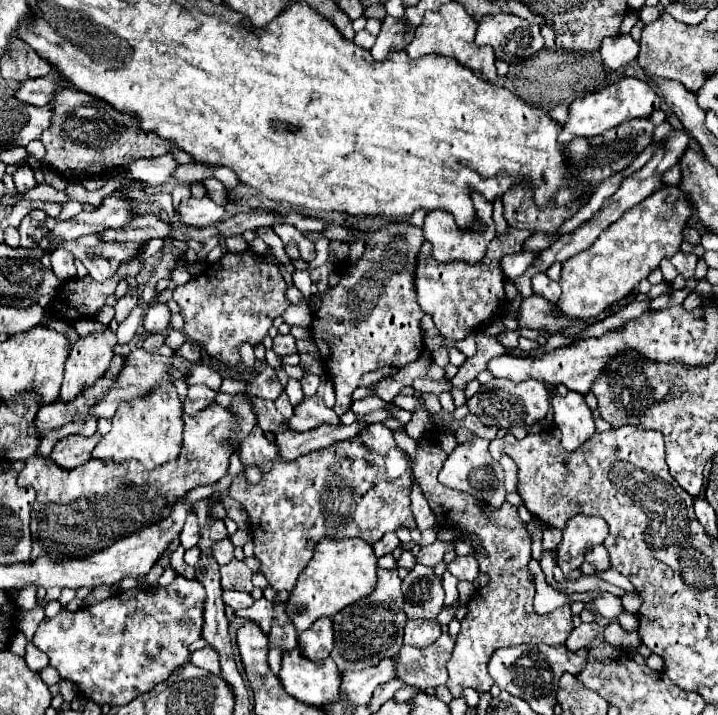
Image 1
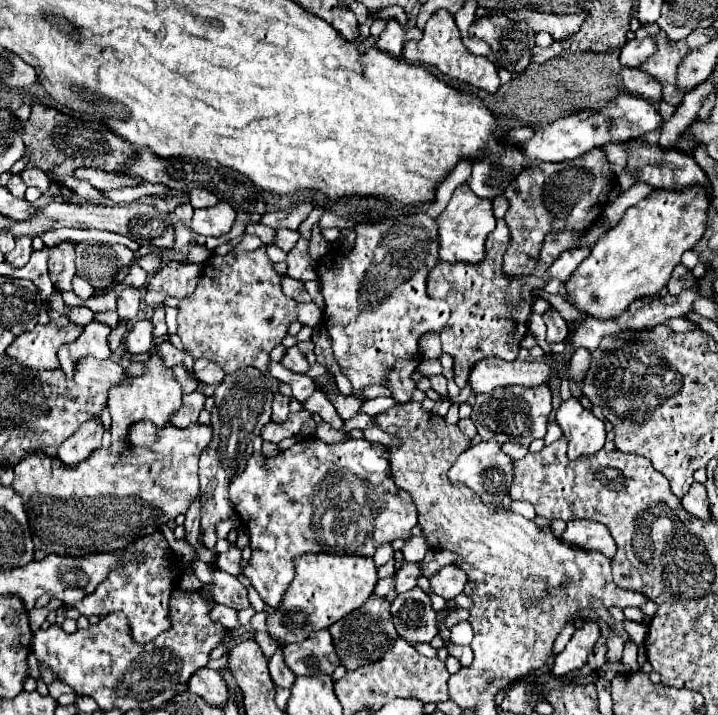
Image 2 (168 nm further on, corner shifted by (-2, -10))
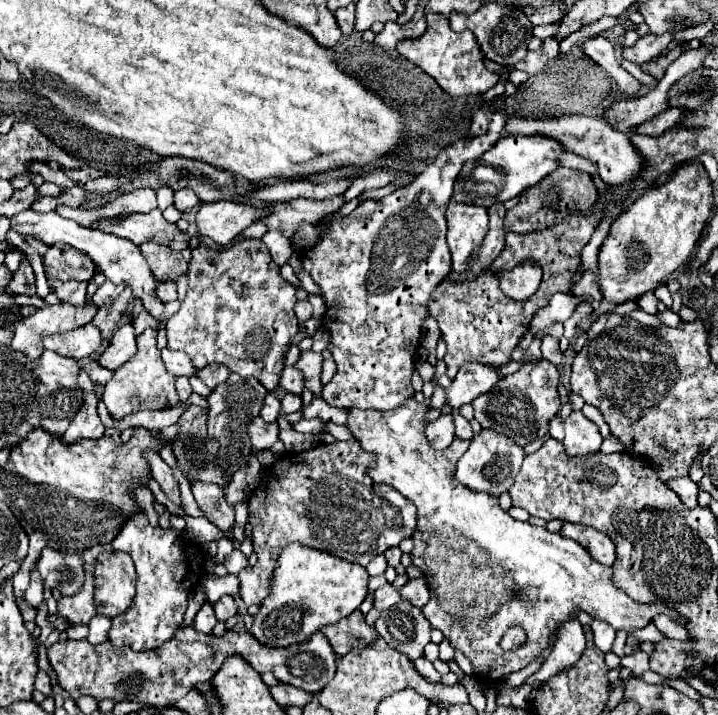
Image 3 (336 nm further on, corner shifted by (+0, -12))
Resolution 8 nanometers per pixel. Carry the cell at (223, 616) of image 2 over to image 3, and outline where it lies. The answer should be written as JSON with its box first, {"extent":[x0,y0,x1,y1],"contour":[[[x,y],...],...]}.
{"extent":[195,604,217,632],"contour":[[[205,604],[199,612],[197,612],[197,616],[195,616],[195,628],[199,628],[199,632],[211,632],[213,630],[213,626],[217,624],[217,618],[215,618],[215,612],[213,612],[213,606],[211,604]]]}

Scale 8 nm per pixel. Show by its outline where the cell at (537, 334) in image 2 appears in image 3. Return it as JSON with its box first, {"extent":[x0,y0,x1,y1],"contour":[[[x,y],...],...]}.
{"extent":[473,360,561,446],"contour":[[[541,360],[537,364],[527,364],[519,372],[505,376],[491,388],[491,392],[473,400],[475,420],[481,424],[483,430],[501,432],[503,436],[511,436],[519,446],[525,446],[533,440],[541,440],[549,432],[549,420],[561,408],[559,394],[559,372],[557,366],[549,360]]]}

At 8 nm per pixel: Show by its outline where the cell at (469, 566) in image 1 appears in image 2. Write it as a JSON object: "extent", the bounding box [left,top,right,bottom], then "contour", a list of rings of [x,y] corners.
{"extent":[429,566,467,600],"contour":[[[445,566],[441,568],[435,576],[429,578],[431,582],[431,592],[445,598],[445,600],[451,600],[455,598],[457,594],[463,592],[463,586],[467,582],[465,578],[465,572],[457,566]]]}

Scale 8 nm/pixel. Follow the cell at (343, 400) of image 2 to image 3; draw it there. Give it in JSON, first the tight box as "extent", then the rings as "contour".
{"extent":[295,352,323,398],"contour":[[[303,352],[295,364],[295,368],[303,374],[305,378],[305,386],[317,396],[321,398],[321,390],[323,390],[323,384],[319,380],[321,376],[321,362],[323,362],[323,356],[317,354],[317,352]]]}

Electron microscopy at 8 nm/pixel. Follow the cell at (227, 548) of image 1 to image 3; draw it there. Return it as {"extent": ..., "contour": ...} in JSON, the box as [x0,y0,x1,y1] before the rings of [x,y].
{"extent":[223,550,247,574],"contour":[[[233,550],[233,552],[223,560],[223,564],[225,564],[227,572],[239,574],[239,572],[247,566],[247,558],[245,558],[245,554],[243,554],[241,550]]]}

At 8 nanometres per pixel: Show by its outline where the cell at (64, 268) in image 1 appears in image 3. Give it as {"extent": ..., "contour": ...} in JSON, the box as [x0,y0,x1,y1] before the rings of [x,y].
{"extent":[43,242,93,282],"contour":[[[57,242],[47,248],[43,256],[45,274],[47,278],[55,278],[61,282],[67,280],[89,280],[93,276],[91,258],[81,254],[79,250],[71,248],[69,244]]]}

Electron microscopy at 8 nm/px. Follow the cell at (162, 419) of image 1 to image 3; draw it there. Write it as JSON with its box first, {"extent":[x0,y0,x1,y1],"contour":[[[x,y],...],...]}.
{"extent":[103,328,177,418],"contour":[[[147,328],[141,336],[137,336],[137,354],[127,360],[119,370],[115,370],[115,376],[105,384],[103,390],[103,402],[107,404],[111,416],[123,418],[139,410],[165,410],[169,400],[175,400],[177,404],[177,392],[175,392],[175,376],[171,376],[159,356],[157,348],[157,330]]]}

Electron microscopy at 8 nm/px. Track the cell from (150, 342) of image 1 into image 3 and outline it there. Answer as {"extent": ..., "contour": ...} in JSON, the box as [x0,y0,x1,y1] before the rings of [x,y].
{"extent":[161,348,195,376],"contour":[[[163,348],[161,356],[163,356],[165,368],[171,374],[175,374],[175,376],[193,376],[195,374],[193,364],[185,352],[171,352],[169,348]]]}

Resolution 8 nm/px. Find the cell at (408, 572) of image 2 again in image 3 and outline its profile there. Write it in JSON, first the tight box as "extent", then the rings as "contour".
{"extent":[375,582,399,610],"contour":[[[387,582],[385,586],[381,586],[375,592],[375,608],[379,608],[379,610],[391,608],[397,600],[399,600],[399,588],[395,588],[391,582]]]}

